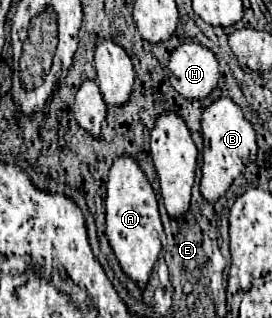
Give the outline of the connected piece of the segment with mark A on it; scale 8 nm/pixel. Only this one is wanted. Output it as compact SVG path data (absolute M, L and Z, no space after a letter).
M119 155L115 157L109 179L107 179L107 197L105 197L105 211L107 211L107 239L113 247L123 271L135 279L139 285L145 285L153 263L161 253L161 235L163 225L157 209L155 191L139 167L137 157L133 155Z

